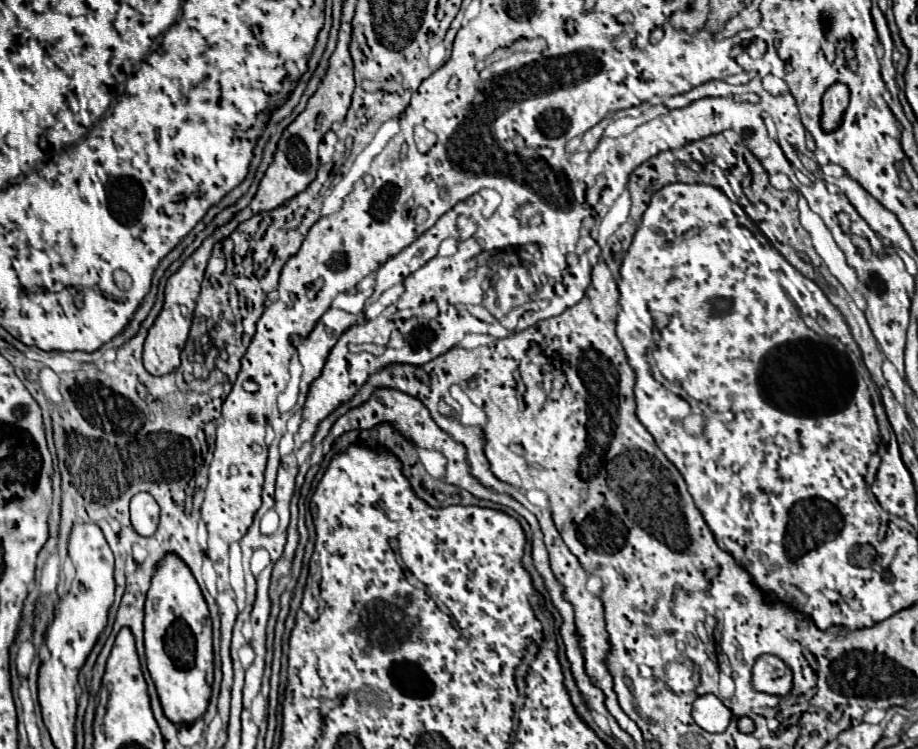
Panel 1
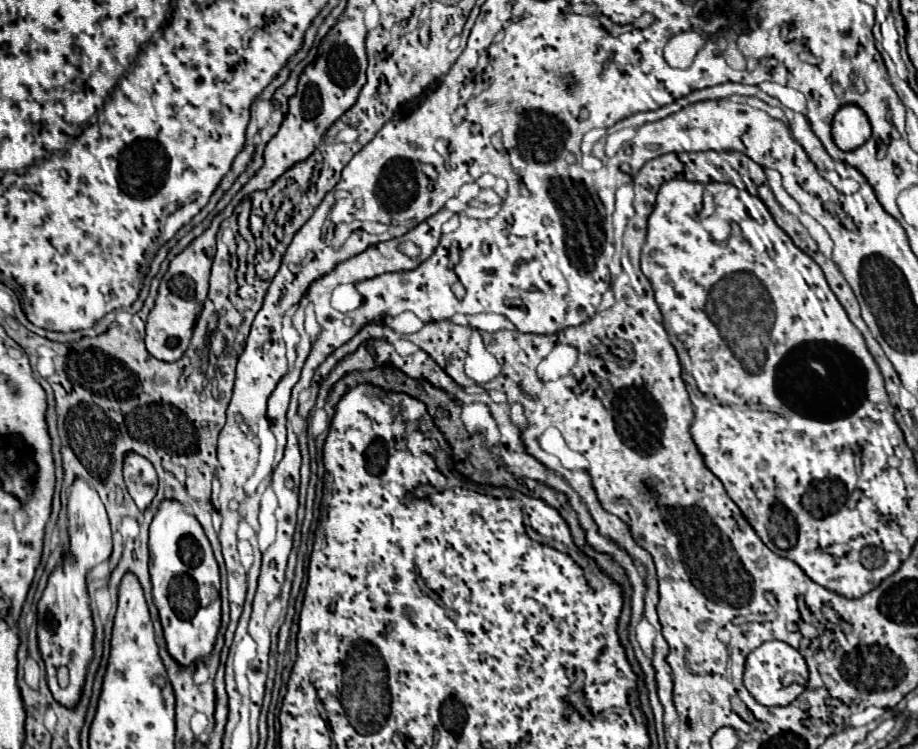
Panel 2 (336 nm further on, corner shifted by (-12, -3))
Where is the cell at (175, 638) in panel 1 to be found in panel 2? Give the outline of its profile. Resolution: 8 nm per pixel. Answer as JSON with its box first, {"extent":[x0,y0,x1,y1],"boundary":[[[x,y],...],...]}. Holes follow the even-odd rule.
{"extent":[148,500,220,666],"boundary":[[[162,500],[150,524],[148,568],[168,652],[184,666],[196,664],[198,658],[208,658],[220,628],[220,574],[204,528],[194,514],[184,512],[178,500]]]}

